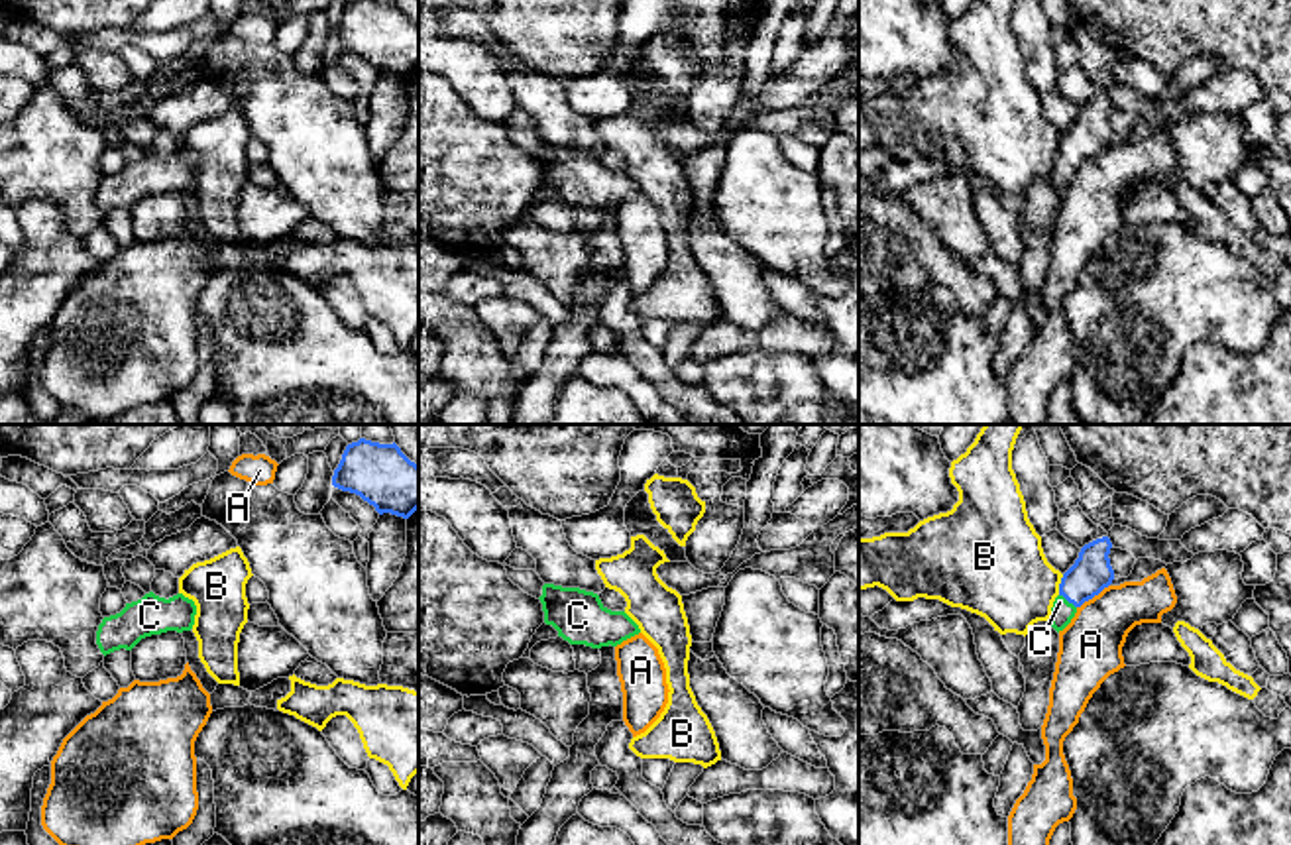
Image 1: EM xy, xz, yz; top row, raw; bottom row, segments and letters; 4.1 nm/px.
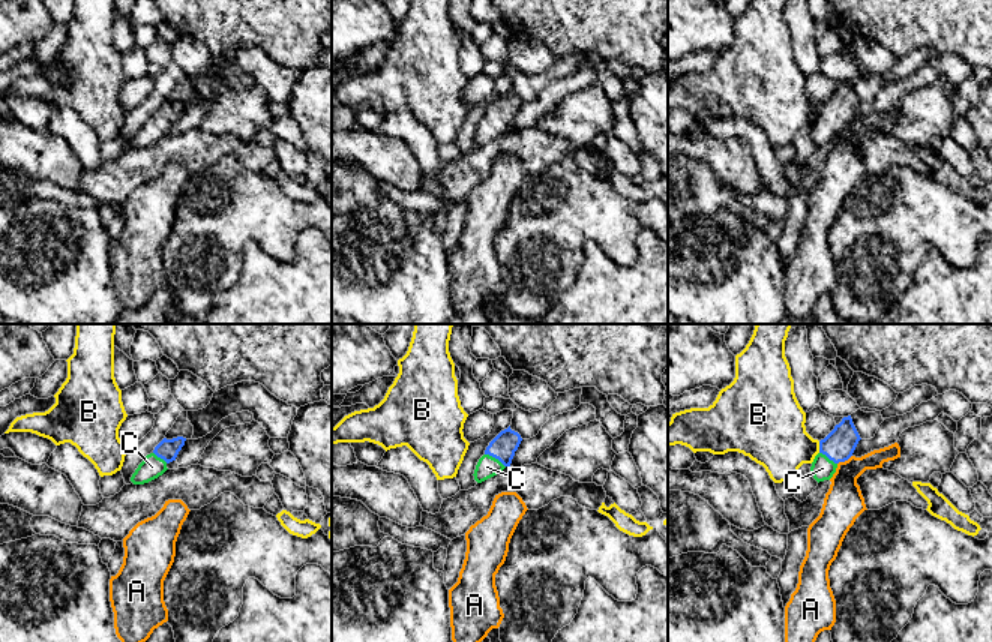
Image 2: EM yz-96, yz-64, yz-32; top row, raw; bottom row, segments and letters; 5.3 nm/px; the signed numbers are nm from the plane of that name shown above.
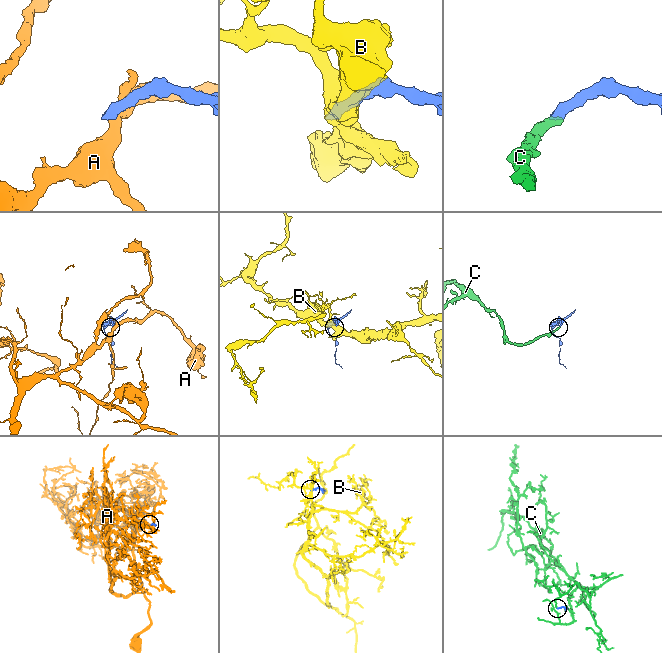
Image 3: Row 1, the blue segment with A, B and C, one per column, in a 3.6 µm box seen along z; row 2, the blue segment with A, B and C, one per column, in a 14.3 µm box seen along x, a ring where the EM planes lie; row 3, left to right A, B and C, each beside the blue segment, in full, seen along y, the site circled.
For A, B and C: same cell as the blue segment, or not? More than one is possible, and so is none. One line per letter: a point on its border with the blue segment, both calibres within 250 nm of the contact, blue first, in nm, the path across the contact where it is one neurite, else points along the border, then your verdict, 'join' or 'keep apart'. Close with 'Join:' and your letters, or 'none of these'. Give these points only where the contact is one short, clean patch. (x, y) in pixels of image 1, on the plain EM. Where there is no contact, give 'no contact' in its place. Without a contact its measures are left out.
A: contact yz (1093, 156); calibres 160 and 260 nm; keep apart
B: contact yz (1060, 144); calibres 160 and 380 nm; border yz (1064, 134), (1058, 154); keep apart
C: contact yz (1067, 160); calibres 160 and 90 nm; way yz (1091, 132), (1067, 160), (1062, 171); join
Join: C

